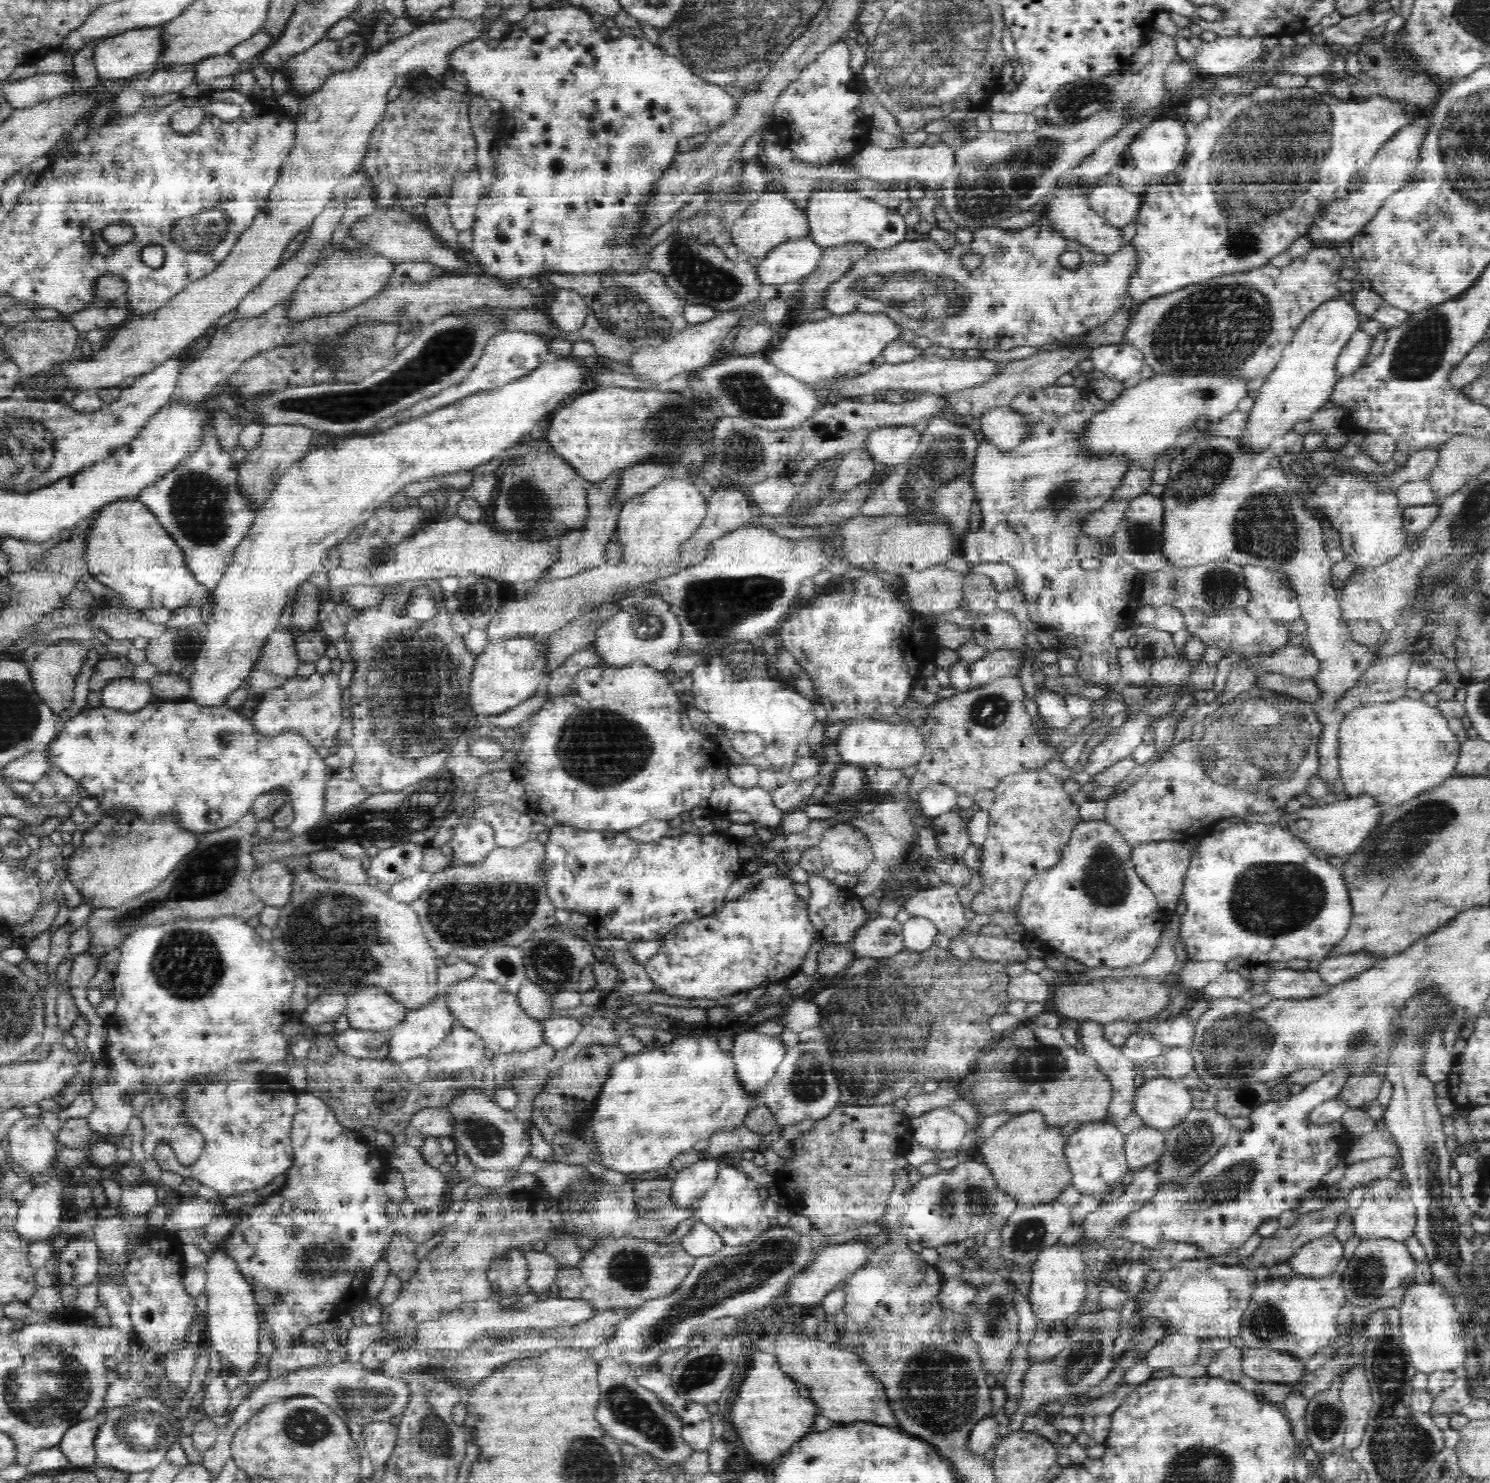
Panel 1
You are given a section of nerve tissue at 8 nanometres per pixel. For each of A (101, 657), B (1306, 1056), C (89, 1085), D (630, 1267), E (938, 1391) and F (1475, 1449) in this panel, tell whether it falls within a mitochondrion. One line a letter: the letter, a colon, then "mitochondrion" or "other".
A: other
B: other
C: other
D: mitochondrion
E: mitochondrion
F: other

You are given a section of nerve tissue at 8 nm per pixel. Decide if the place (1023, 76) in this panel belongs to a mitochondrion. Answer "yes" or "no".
no

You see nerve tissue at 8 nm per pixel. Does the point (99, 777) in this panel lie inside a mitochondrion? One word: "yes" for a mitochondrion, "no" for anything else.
no

